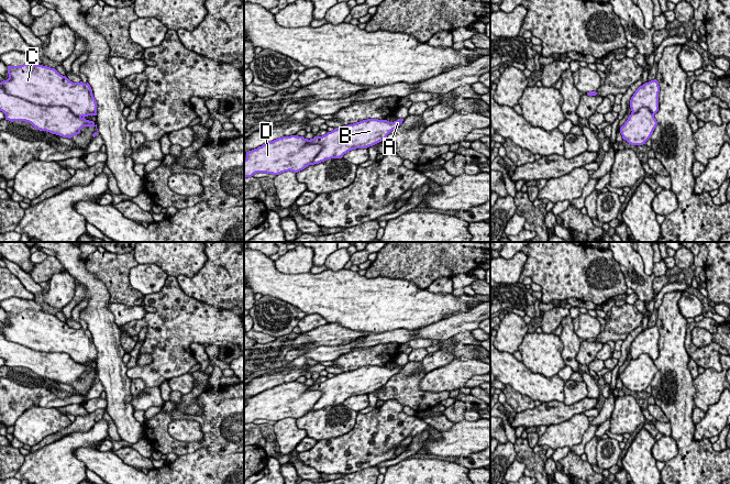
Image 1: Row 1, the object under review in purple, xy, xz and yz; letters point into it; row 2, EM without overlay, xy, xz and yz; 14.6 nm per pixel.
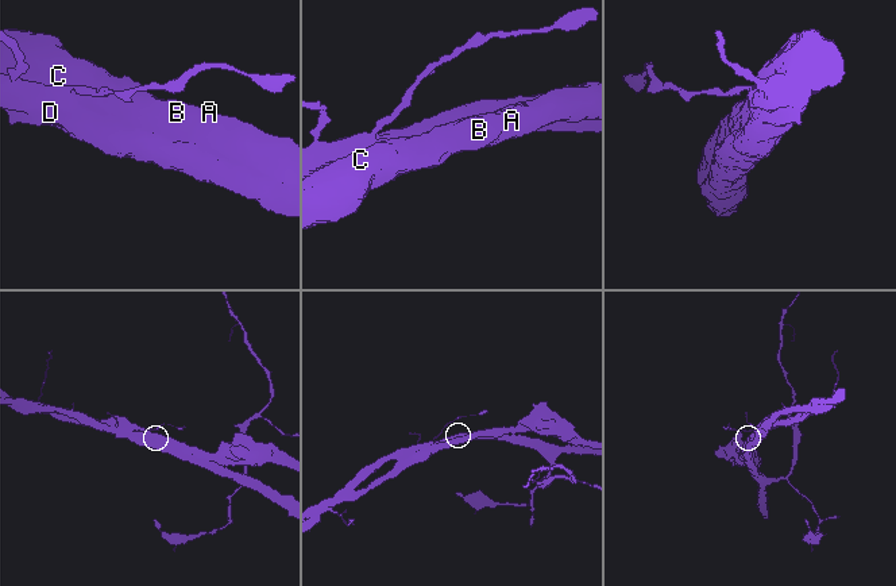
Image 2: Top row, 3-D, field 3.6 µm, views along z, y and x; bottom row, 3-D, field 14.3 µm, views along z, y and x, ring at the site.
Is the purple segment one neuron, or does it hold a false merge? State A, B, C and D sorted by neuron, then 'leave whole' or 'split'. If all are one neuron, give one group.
A B C / D | split

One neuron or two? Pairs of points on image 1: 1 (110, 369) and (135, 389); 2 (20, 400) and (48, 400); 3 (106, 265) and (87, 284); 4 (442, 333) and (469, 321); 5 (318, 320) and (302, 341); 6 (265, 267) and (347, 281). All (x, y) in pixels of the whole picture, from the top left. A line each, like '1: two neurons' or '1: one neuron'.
1: two neurons
2: one neuron
3: two neurons
4: one neuron
5: two neurons
6: one neuron

